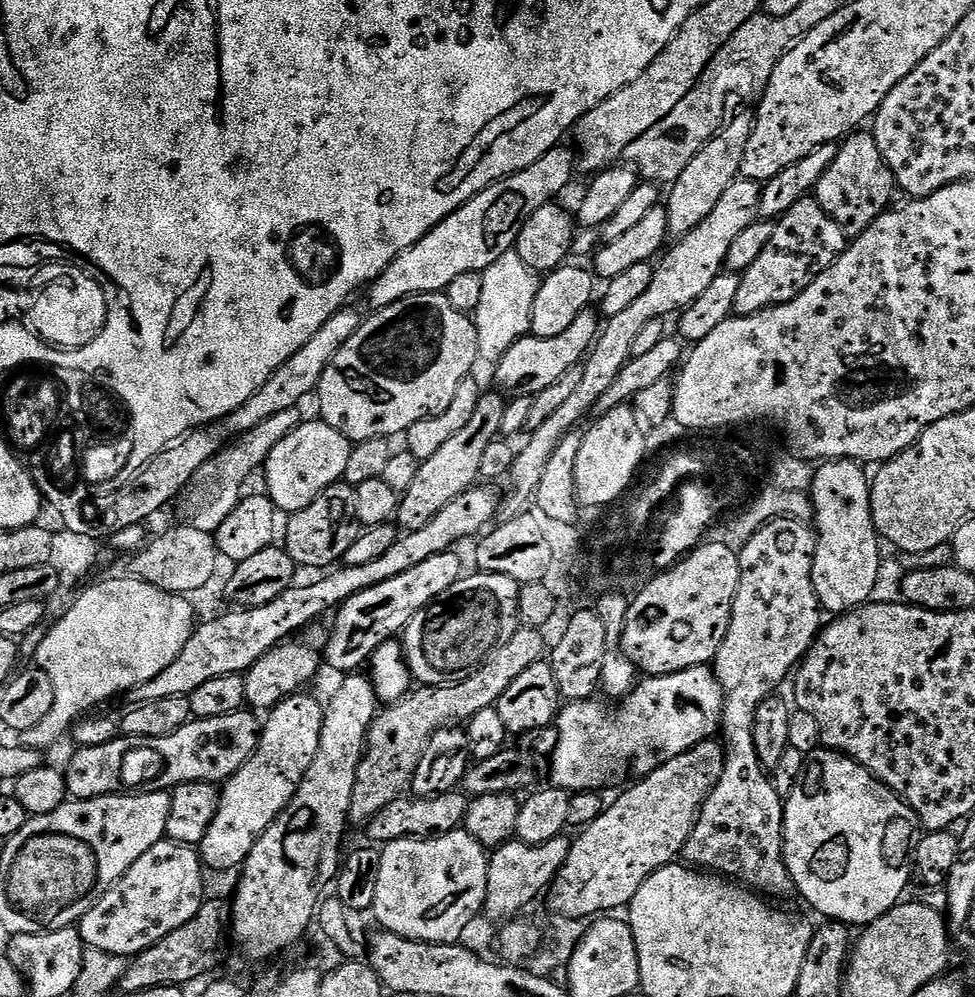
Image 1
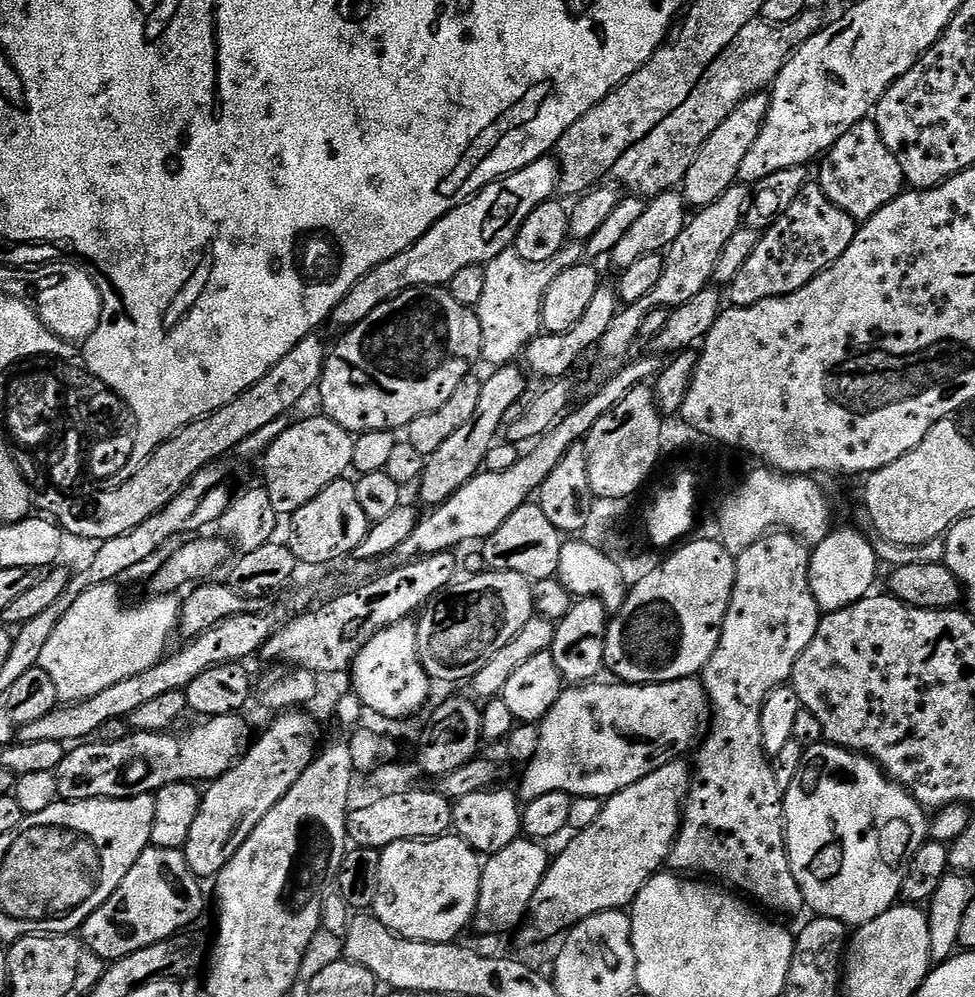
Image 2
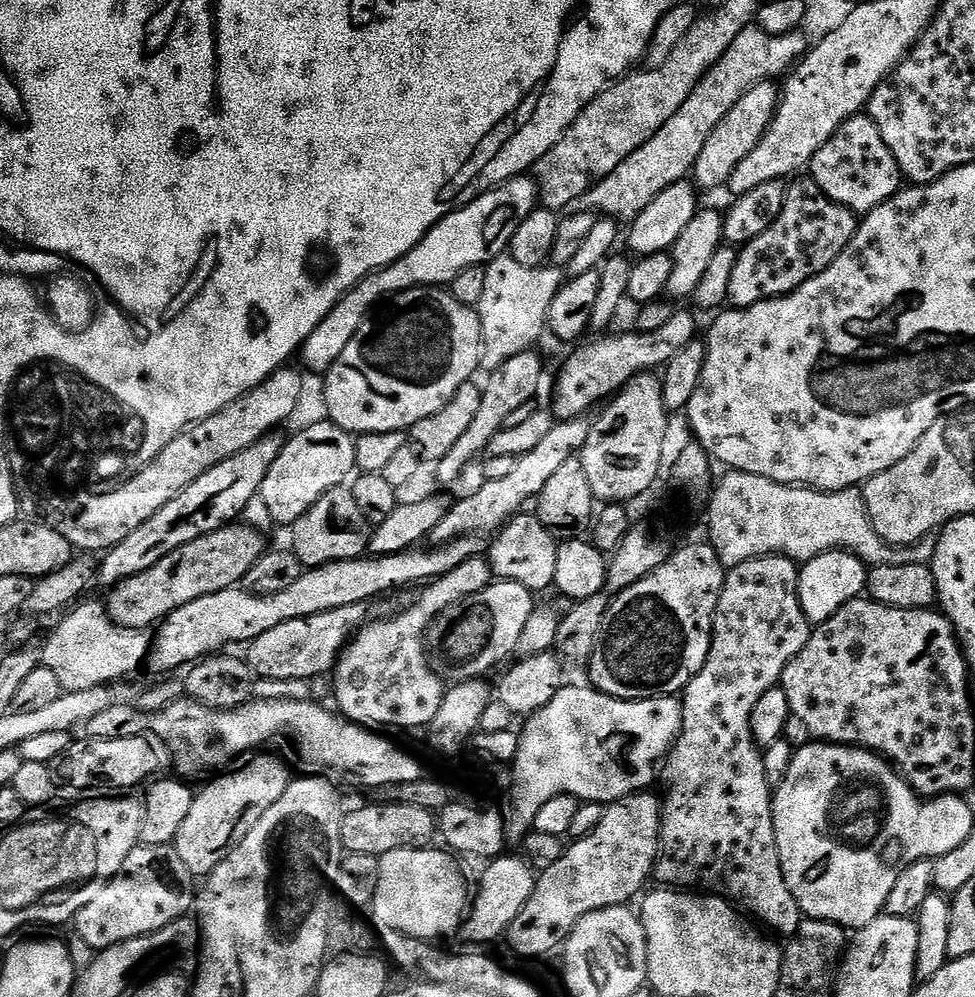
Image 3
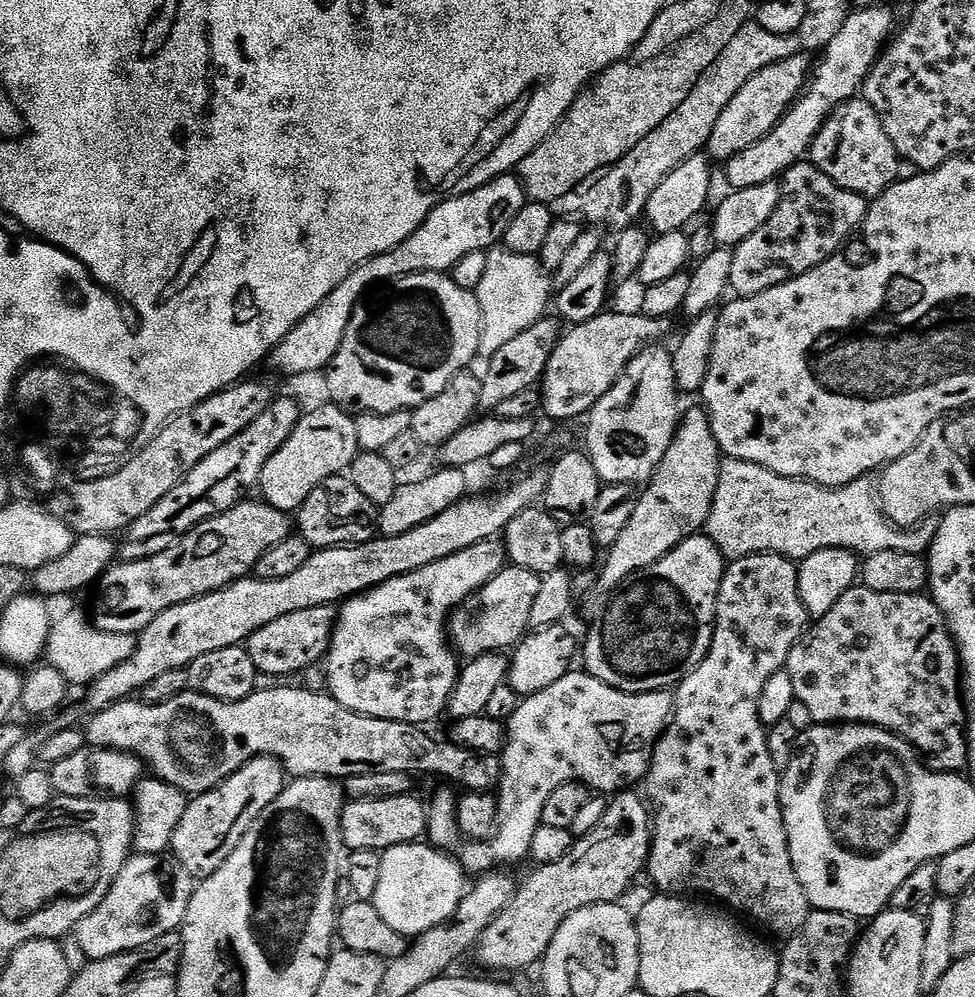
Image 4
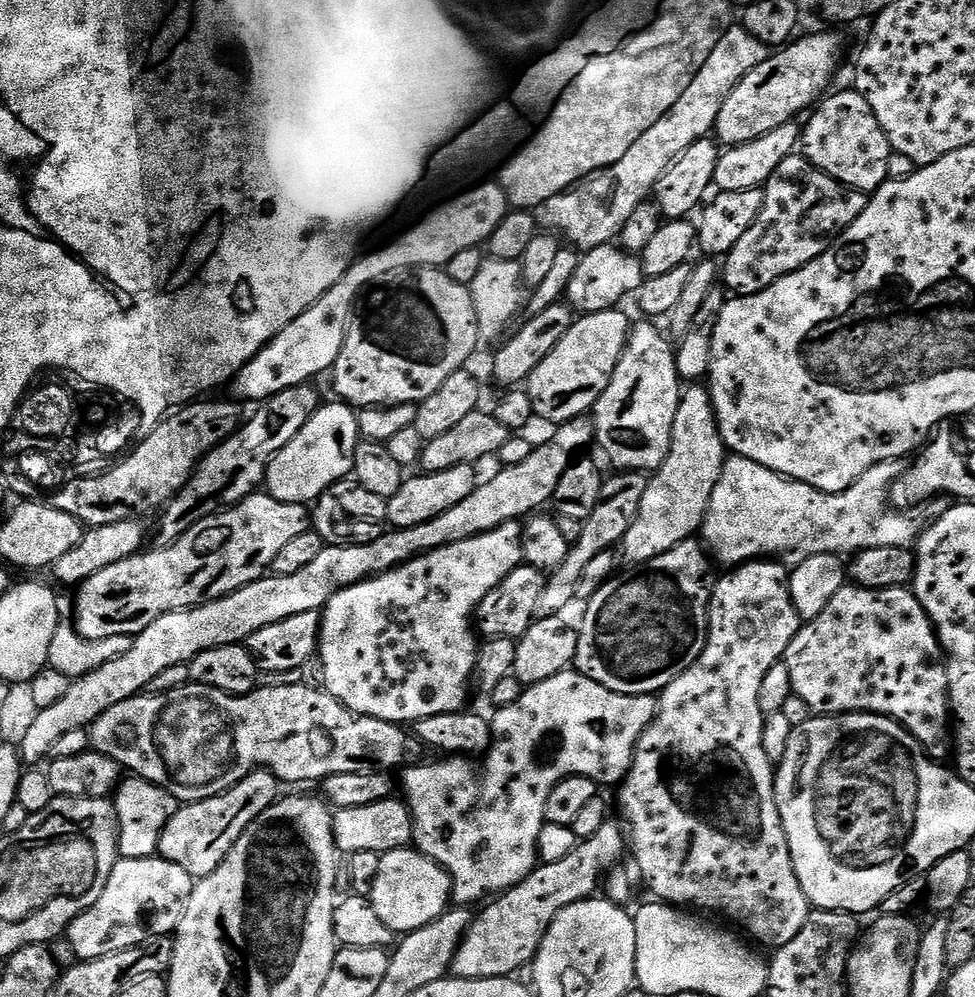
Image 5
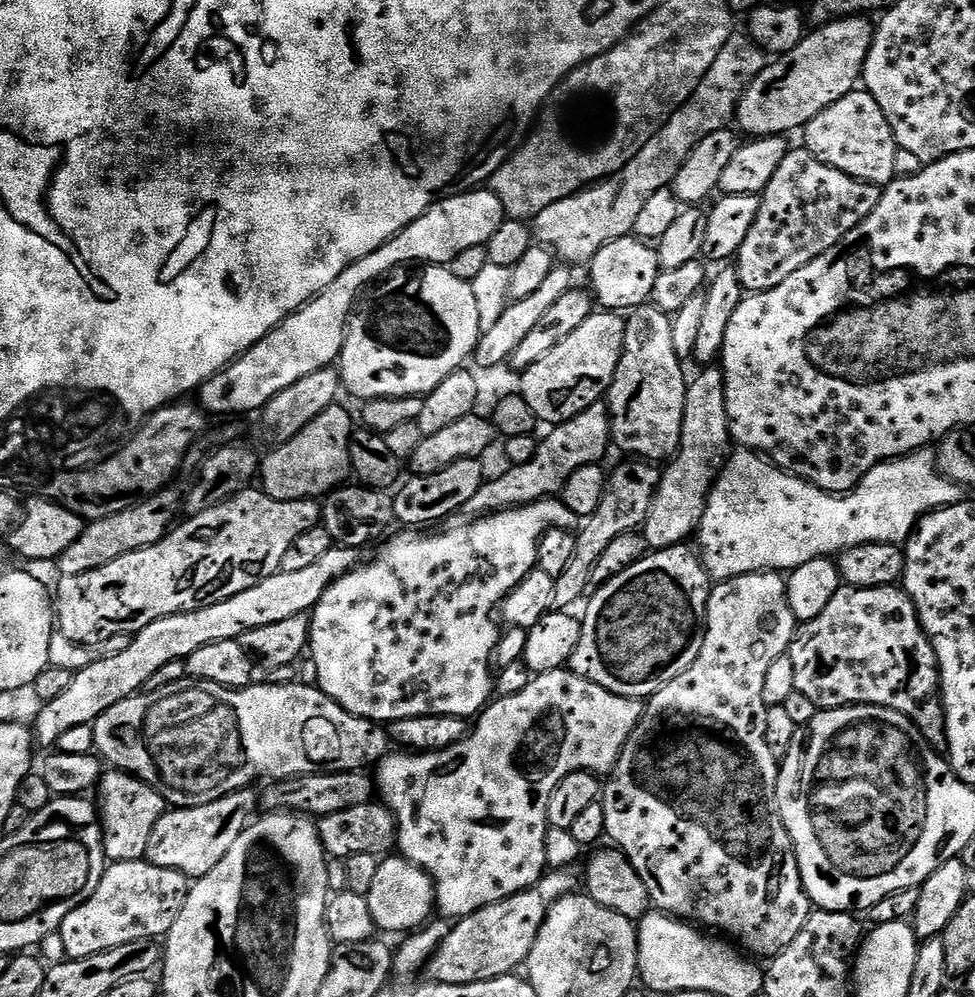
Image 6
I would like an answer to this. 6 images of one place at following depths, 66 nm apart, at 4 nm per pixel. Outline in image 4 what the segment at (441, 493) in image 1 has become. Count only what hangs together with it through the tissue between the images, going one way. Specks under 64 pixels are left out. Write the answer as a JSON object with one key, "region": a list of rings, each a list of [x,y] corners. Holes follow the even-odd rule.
{"region":[[[545,318],[534,322],[530,330],[518,334],[518,338],[513,338],[507,346],[502,346],[502,350],[498,350],[498,354],[494,354],[494,358],[487,361],[488,373],[483,373],[480,381],[482,386],[481,409],[495,410],[498,406],[502,406],[502,402],[506,402],[506,398],[514,398],[514,394],[522,394],[522,390],[527,388],[536,388],[543,381],[544,371],[561,335],[561,321],[556,318],[553,320]]]}

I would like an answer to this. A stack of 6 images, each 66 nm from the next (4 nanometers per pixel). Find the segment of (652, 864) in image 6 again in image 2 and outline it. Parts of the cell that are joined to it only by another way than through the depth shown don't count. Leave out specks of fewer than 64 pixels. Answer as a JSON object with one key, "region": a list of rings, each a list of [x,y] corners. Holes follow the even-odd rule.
{"region":[[[783,530],[769,532],[754,542],[754,546],[736,556],[734,590],[722,622],[718,650],[714,650],[702,673],[712,729],[708,737],[706,732],[699,741],[700,753],[696,756],[696,764],[694,760],[694,779],[688,790],[688,799],[684,801],[680,832],[667,863],[673,873],[719,882],[751,898],[757,905],[765,904],[760,906],[773,908],[776,912],[805,911],[806,905],[798,882],[794,882],[784,845],[784,794],[774,778],[770,757],[762,746],[760,711],[765,698],[775,688],[791,681],[802,650],[810,646],[810,638],[814,638],[820,625],[822,613],[810,590],[808,577],[811,561],[809,545],[799,536]]]}

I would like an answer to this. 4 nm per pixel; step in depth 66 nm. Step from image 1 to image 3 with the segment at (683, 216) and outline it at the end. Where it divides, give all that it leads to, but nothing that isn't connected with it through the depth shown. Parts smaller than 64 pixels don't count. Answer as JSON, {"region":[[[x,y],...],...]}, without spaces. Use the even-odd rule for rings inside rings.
{"region":[[[764,80],[761,84],[755,84],[744,97],[718,122],[714,134],[706,138],[706,146],[702,154],[698,154],[698,162],[694,169],[694,180],[701,189],[716,188],[727,185],[729,178],[734,174],[736,164],[758,146],[758,142],[766,134],[766,130],[772,125],[776,117],[776,108],[780,104],[782,88],[776,80]]]}

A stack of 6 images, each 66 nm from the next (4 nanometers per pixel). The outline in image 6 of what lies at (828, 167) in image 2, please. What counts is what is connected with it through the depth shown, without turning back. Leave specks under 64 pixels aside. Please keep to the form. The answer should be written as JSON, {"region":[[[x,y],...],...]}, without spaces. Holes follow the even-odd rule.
{"region":[[[866,91],[851,92],[846,94],[846,98],[838,98],[834,106],[826,106],[822,114],[804,125],[802,135],[803,147],[815,160],[826,166],[834,166],[834,170],[842,170],[842,174],[850,174],[850,178],[881,186],[887,186],[897,179],[898,149],[894,130],[890,130],[890,122],[886,122],[882,106],[878,106],[878,102],[874,102]]]}

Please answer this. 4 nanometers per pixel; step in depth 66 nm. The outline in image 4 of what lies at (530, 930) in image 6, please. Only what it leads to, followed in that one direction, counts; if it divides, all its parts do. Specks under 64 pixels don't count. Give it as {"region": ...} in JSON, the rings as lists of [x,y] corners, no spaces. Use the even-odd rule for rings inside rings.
{"region":[[[625,790],[613,795],[608,800],[606,814],[602,814],[602,822],[590,830],[590,834],[579,837],[565,856],[556,862],[533,867],[533,872],[517,887],[514,898],[486,926],[480,941],[474,949],[474,956],[480,959],[484,968],[492,972],[520,972],[531,964],[539,965],[544,959],[550,942],[554,942],[554,934],[558,934],[558,926],[574,914],[574,910],[582,910],[595,904],[615,904],[623,901],[624,891],[636,880],[636,875],[645,871],[648,855],[652,849],[652,817],[649,805],[643,795],[635,796],[635,791]]]}

